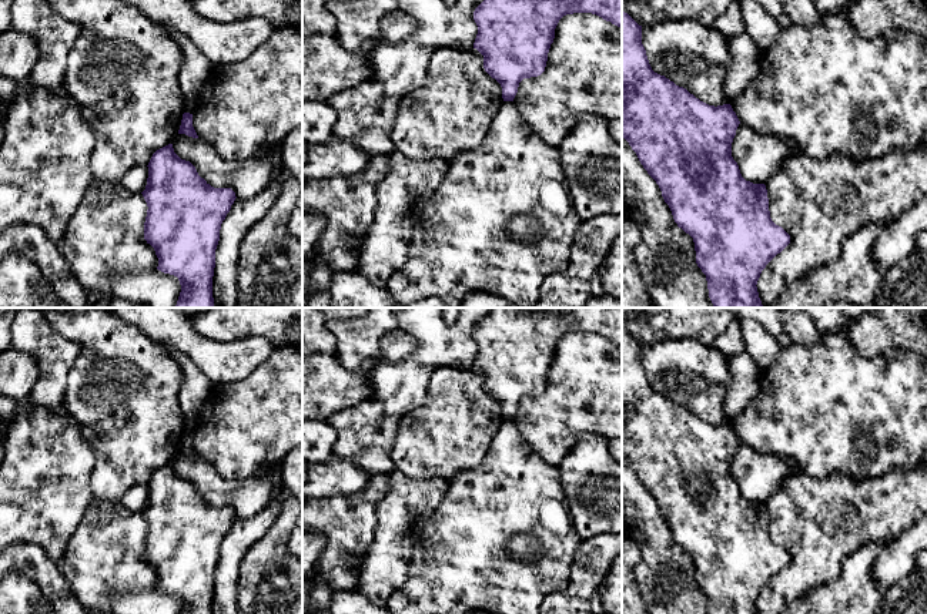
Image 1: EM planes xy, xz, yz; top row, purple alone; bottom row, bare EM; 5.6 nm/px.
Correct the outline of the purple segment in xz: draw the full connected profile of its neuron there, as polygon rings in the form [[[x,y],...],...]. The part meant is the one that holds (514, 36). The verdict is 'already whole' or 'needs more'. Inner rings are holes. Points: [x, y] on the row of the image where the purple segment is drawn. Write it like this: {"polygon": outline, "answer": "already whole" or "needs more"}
{"polygon": [[[483,0],[475,9],[478,34],[473,48],[483,56],[485,71],[501,84],[503,101],[513,101],[523,78],[538,77],[545,71],[555,28],[563,16],[573,13],[592,13],[622,27],[622,0]]], "answer": "already whole"}

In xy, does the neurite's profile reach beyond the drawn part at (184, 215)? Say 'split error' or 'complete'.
complete

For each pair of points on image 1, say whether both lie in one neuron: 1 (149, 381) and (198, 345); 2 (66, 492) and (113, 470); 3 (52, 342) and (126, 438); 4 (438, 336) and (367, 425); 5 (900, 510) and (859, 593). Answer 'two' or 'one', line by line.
1: two
2: two
3: two
4: two
5: two

